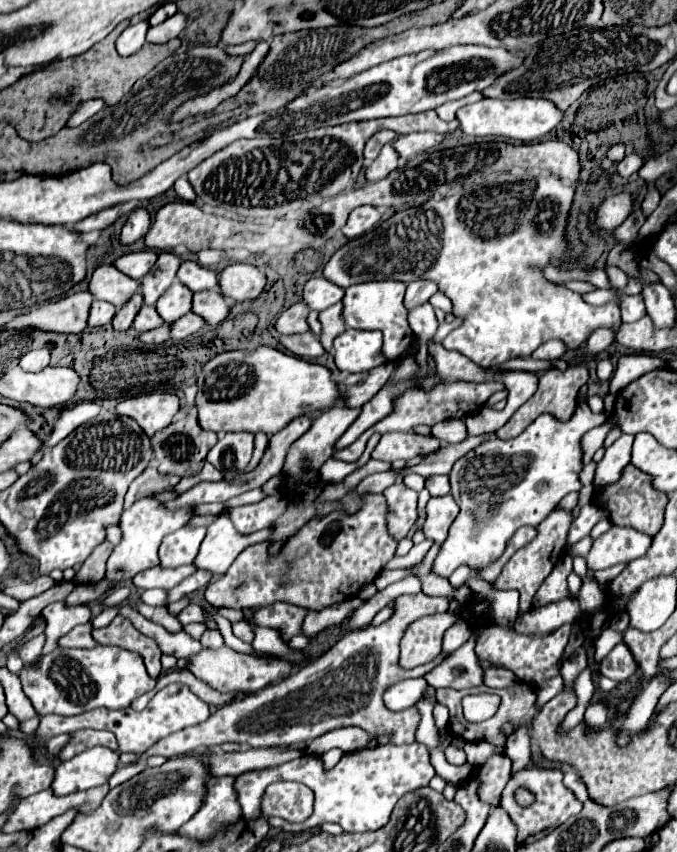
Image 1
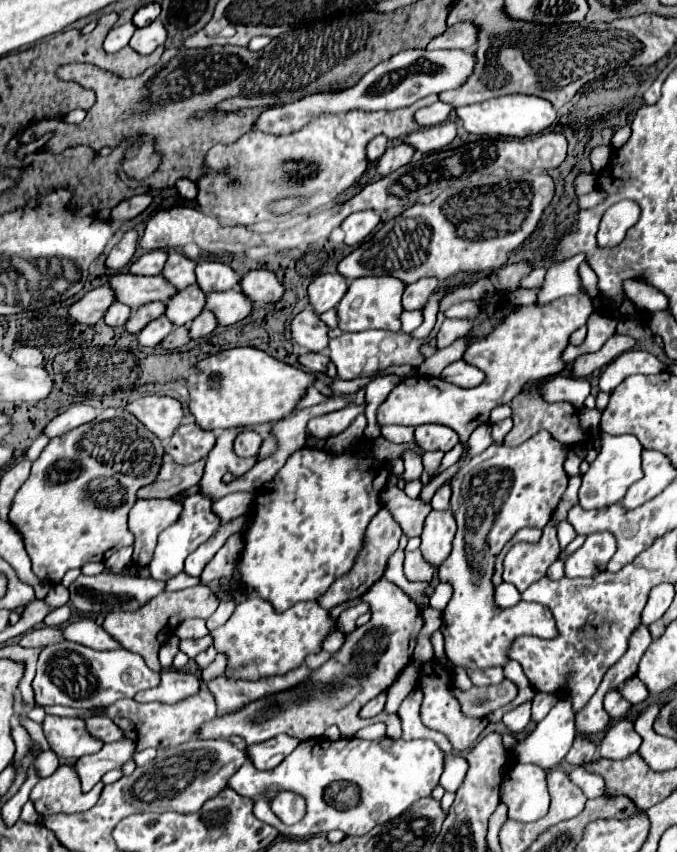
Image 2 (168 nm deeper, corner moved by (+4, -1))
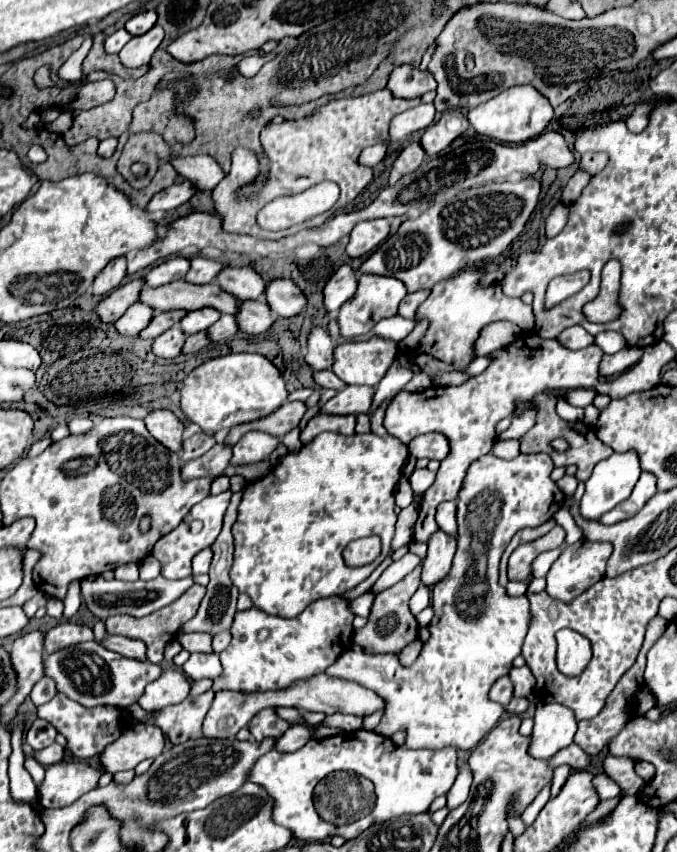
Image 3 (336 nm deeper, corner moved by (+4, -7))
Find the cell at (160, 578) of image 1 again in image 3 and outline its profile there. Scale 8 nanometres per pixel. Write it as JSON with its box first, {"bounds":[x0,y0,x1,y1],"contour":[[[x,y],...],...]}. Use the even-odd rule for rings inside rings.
{"bounds":[192,546,214,574],"contour":[[[210,546],[204,548],[200,554],[196,554],[196,556],[192,558],[194,574],[208,574],[208,570],[210,570],[210,562],[212,562],[212,556],[214,556],[214,552],[212,552]]]}

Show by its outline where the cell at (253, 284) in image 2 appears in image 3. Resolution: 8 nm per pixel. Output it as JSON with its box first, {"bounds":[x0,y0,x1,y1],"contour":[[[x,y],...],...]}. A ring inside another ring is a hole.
{"bounds":[264,278,306,318],"contour":[[[288,278],[272,280],[266,286],[264,296],[266,296],[266,302],[268,302],[270,310],[276,316],[284,316],[284,318],[296,316],[306,306],[306,298],[304,298],[302,290]]]}

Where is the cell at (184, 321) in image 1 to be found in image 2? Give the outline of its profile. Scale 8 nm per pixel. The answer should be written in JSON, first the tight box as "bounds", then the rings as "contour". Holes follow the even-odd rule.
{"bounds":[190,310,218,338],"contour":[[[204,310],[204,312],[192,322],[192,326],[190,326],[190,336],[192,336],[192,338],[202,338],[202,336],[212,334],[216,328],[218,328],[216,316],[214,316],[210,310]]]}

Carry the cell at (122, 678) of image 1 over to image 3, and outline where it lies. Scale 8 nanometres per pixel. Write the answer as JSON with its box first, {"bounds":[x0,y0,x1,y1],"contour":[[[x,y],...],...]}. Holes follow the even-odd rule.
{"bounds":[44,640,162,708],"contour":[[[96,640],[68,646],[44,656],[44,676],[56,684],[56,692],[68,696],[70,700],[86,708],[94,706],[126,708],[138,702],[138,698],[144,694],[146,684],[158,680],[160,674],[162,668],[158,664],[146,664],[144,660],[132,660],[116,652],[108,652]]]}

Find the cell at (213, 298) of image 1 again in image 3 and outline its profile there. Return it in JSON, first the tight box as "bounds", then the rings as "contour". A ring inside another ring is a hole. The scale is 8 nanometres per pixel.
{"bounds":[238,300,274,334],"contour":[[[244,300],[238,304],[238,328],[244,334],[262,334],[270,328],[270,324],[274,322],[270,308],[266,302],[262,300]]]}

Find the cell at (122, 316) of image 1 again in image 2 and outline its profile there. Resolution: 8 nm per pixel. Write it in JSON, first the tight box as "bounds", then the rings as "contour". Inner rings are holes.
{"bounds":[126,302,166,334],"contour":[[[150,302],[146,306],[140,306],[138,310],[134,310],[132,318],[126,322],[126,330],[132,334],[138,334],[144,326],[148,326],[148,322],[164,316],[166,304],[164,302]]]}

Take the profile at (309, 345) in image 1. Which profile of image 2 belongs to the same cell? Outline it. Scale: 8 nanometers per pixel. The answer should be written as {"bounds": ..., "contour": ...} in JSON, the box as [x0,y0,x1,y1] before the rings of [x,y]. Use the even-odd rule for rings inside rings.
{"bounds":[300,354,330,372],"contour":[[[304,354],[304,356],[300,356],[300,364],[304,366],[304,368],[308,368],[310,372],[326,372],[328,370],[328,362],[330,362],[330,358],[328,356],[324,356],[324,354]]]}

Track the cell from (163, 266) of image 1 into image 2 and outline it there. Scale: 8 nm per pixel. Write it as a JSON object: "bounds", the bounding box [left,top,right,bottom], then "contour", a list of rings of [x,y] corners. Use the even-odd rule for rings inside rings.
{"bounds":[162,250,198,290],"contour":[[[170,250],[168,262],[166,262],[162,274],[170,280],[172,286],[176,286],[178,290],[182,290],[184,286],[190,286],[190,284],[196,282],[196,274],[194,274],[196,264],[198,264],[196,260],[190,260],[184,254]]]}

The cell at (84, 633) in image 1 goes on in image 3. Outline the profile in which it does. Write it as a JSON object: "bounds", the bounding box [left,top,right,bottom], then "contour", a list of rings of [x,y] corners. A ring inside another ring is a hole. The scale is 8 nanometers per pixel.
{"bounds":[100,636,144,660],"contour":[[[106,636],[102,642],[100,642],[104,648],[112,650],[112,652],[118,652],[126,658],[136,658],[136,660],[144,660],[144,644],[140,640],[132,640],[132,638],[124,638],[124,636]]]}

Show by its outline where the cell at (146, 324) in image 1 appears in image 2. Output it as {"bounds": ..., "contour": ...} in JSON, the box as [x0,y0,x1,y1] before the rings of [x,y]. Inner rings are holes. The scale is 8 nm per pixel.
{"bounds":[138,316,174,348],"contour":[[[162,316],[162,318],[158,318],[156,322],[150,322],[150,324],[138,334],[138,340],[140,340],[142,346],[158,348],[160,342],[172,332],[172,328],[174,328],[174,324],[172,324],[166,316]]]}

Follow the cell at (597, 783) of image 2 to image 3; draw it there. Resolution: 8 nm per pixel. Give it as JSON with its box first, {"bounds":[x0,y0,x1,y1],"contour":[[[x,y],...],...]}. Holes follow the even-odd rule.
{"bounds":[592,774,618,800],"contour":[[[596,774],[592,782],[594,782],[594,788],[596,788],[600,800],[608,800],[618,794],[618,784],[608,774]]]}

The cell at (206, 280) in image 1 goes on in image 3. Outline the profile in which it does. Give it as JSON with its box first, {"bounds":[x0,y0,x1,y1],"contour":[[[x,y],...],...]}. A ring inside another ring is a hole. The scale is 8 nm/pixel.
{"bounds":[216,268,266,300],"contour":[[[224,268],[218,272],[216,282],[220,288],[238,300],[260,300],[266,282],[252,268]]]}

